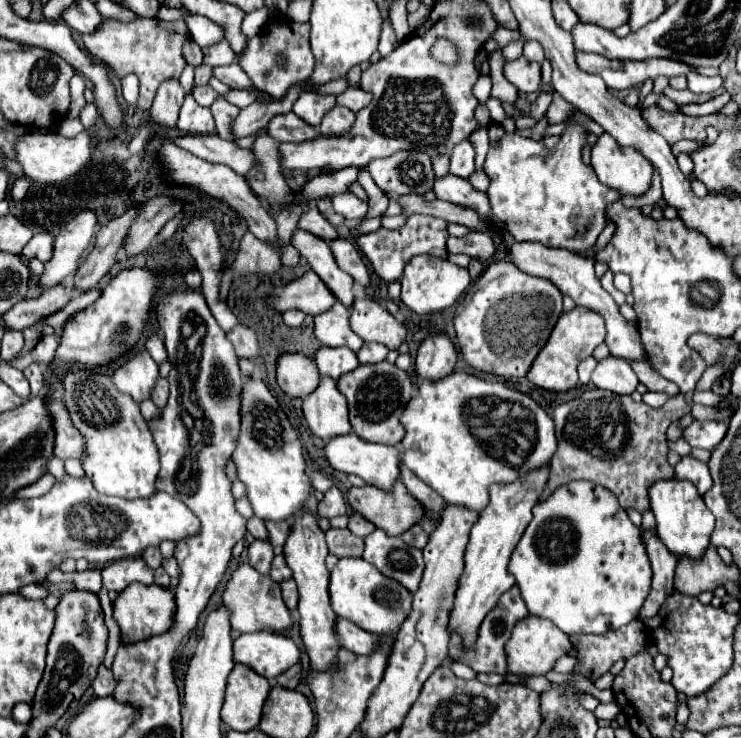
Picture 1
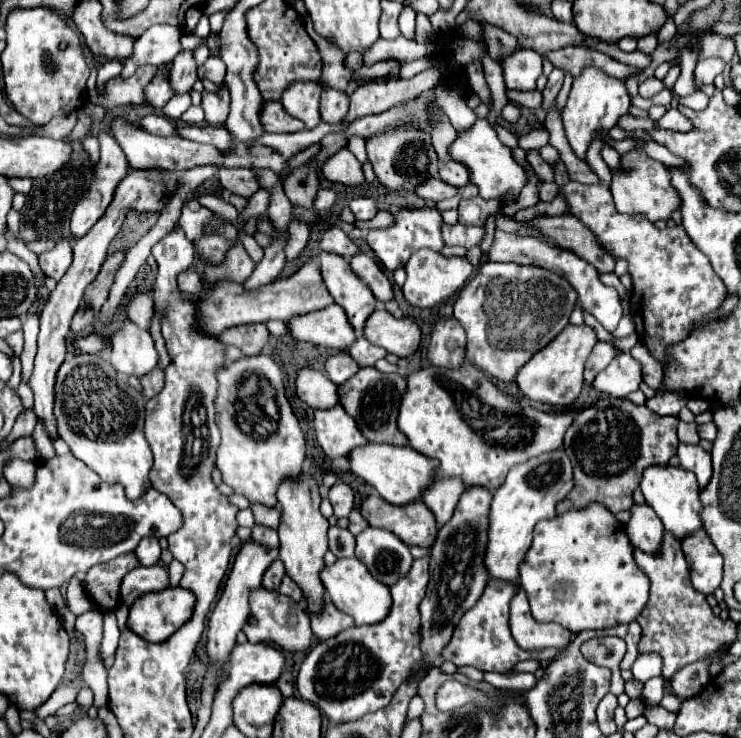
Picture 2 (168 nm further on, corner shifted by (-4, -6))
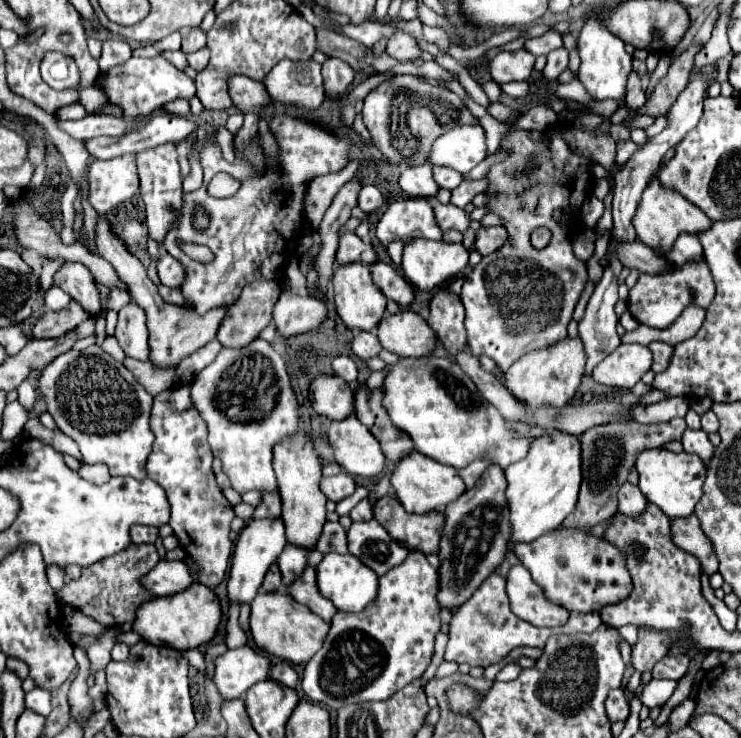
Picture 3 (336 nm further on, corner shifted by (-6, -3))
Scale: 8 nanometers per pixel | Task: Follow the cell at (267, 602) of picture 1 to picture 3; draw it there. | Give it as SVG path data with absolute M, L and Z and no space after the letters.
M274 591L274 593L258 593L252 601L252 615L250 615L250 633L258 649L286 659L290 663L308 663L324 645L328 635L330 623L314 615L308 607L296 603L288 593Z

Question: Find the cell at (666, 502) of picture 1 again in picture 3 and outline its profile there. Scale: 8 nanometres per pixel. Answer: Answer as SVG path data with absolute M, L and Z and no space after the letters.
M664 447L658 449L646 449L640 451L636 457L636 471L640 475L640 491L644 497L658 505L670 519L674 517L686 517L694 513L696 503L702 497L702 483L706 479L706 465L704 461L694 453L674 453Z

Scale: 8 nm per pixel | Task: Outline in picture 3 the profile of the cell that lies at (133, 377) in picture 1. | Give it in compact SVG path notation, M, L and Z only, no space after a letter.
M134 301L124 305L118 313L118 327L116 339L128 357L146 361L148 359L148 329L146 329L146 315L142 307Z

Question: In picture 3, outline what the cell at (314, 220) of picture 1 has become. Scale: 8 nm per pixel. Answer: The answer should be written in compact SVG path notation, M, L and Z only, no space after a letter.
M346 233L340 237L340 247L338 247L336 259L340 265L348 265L348 263L356 263L356 261L364 263L364 265L372 265L378 261L378 255L370 243L364 243L354 233Z

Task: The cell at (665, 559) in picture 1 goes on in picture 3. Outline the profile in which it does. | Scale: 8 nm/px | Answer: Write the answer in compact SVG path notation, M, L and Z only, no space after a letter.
M624 483L620 487L620 491L618 491L618 503L620 503L618 511L622 511L624 515L634 517L634 515L640 515L646 509L648 501L646 501L646 497L642 495L642 491L636 485Z

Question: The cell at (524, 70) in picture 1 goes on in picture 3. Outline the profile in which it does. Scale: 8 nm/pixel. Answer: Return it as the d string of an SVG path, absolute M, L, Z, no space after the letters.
M524 49L518 51L500 51L490 63L488 71L496 83L510 81L528 81L534 69L534 55Z

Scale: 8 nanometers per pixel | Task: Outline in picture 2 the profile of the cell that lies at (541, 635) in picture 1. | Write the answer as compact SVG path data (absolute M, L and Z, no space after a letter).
M522 588L510 606L510 628L516 644L528 652L542 652L548 648L566 648L570 632L558 624L540 624L532 618L526 594Z

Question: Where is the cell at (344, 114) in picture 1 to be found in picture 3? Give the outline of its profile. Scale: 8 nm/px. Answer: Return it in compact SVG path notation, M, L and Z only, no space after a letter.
M328 57L326 63L322 65L322 77L324 77L324 87L326 87L326 95L336 97L336 95L344 95L348 85L354 79L354 71L348 63L344 63L342 59L336 57Z

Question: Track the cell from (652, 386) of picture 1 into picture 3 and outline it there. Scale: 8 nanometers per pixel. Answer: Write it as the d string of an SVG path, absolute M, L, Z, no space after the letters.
M652 341L648 347L650 347L650 351L654 353L652 371L654 371L654 373L662 373L664 367L668 367L668 363L670 363L670 357L672 357L672 353L674 353L674 347L668 345L668 343L662 343L662 341Z

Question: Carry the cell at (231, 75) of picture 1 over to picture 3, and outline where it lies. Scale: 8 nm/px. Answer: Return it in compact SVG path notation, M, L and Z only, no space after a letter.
M204 47L204 49L196 51L196 53L188 53L188 55L186 55L186 61L188 61L188 65L190 65L192 69L202 71L202 67L206 67L206 63L208 63L208 57L210 57L210 53L208 53L208 49Z

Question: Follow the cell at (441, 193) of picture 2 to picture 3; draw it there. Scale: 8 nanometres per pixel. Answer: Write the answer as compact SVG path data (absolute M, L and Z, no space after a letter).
M428 163L418 165L418 167L408 167L400 179L398 185L402 187L404 193L410 197L424 197L430 199L438 193L438 185L432 179L432 167Z

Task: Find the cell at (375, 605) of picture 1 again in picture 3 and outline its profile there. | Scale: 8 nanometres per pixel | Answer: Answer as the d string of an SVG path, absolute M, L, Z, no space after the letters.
M326 553L324 559L320 561L320 565L316 567L316 581L318 581L318 589L320 593L330 599L334 603L336 609L344 609L344 611L362 611L362 607L366 607L366 603L370 603L376 595L378 589L378 575L374 571L370 571L360 559L354 559L354 555L346 553Z

